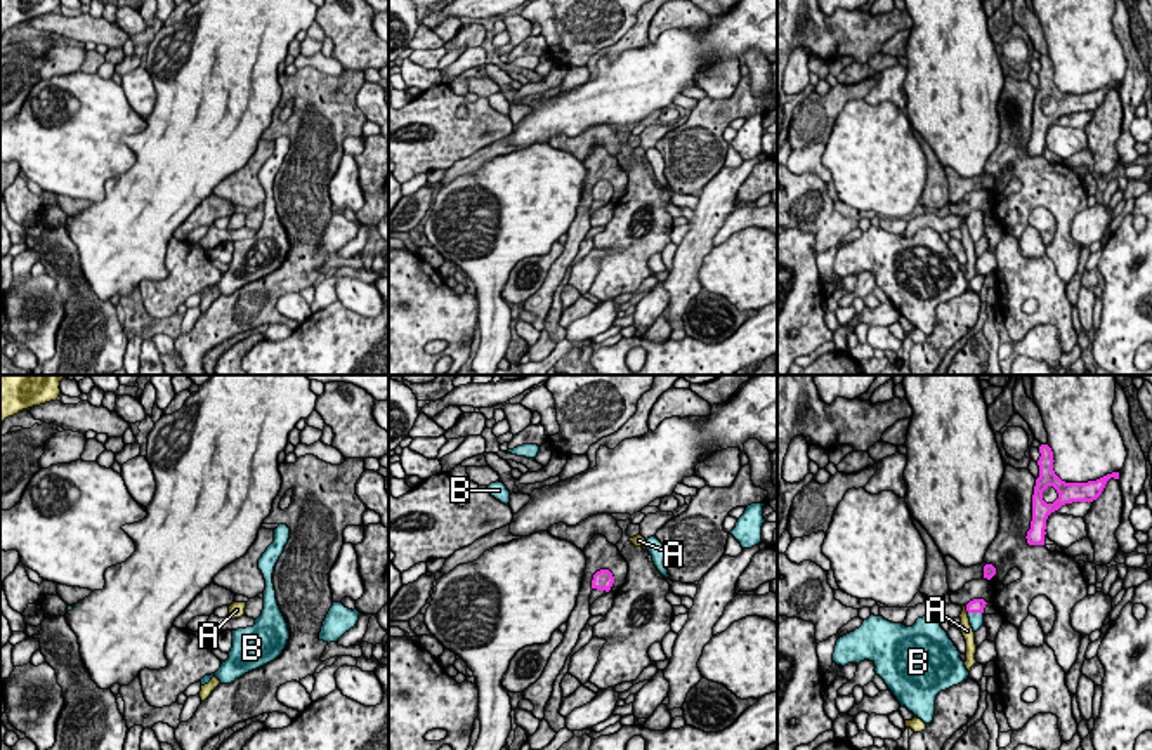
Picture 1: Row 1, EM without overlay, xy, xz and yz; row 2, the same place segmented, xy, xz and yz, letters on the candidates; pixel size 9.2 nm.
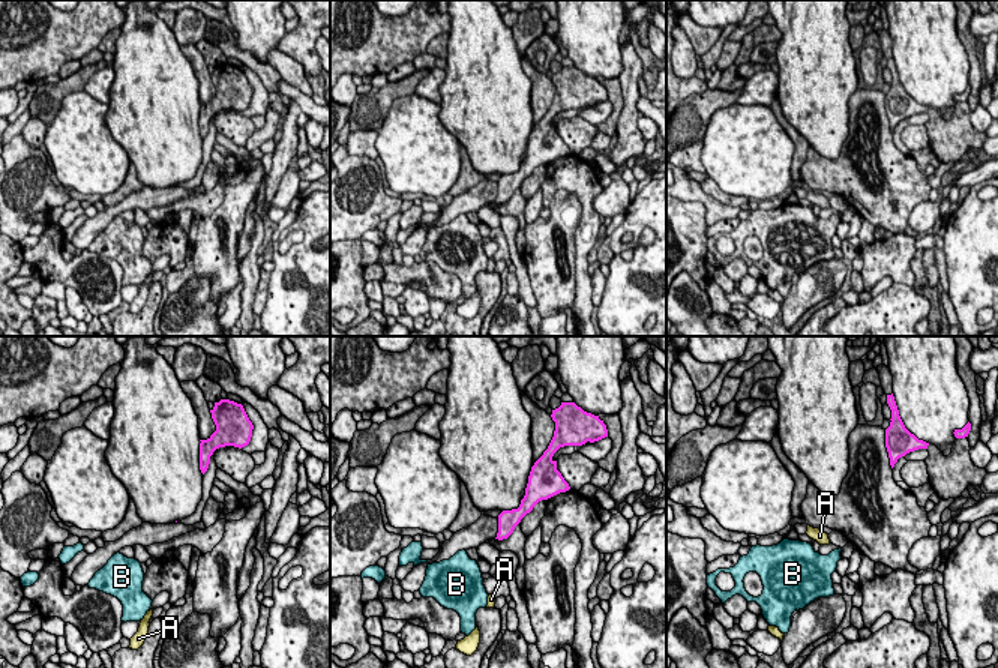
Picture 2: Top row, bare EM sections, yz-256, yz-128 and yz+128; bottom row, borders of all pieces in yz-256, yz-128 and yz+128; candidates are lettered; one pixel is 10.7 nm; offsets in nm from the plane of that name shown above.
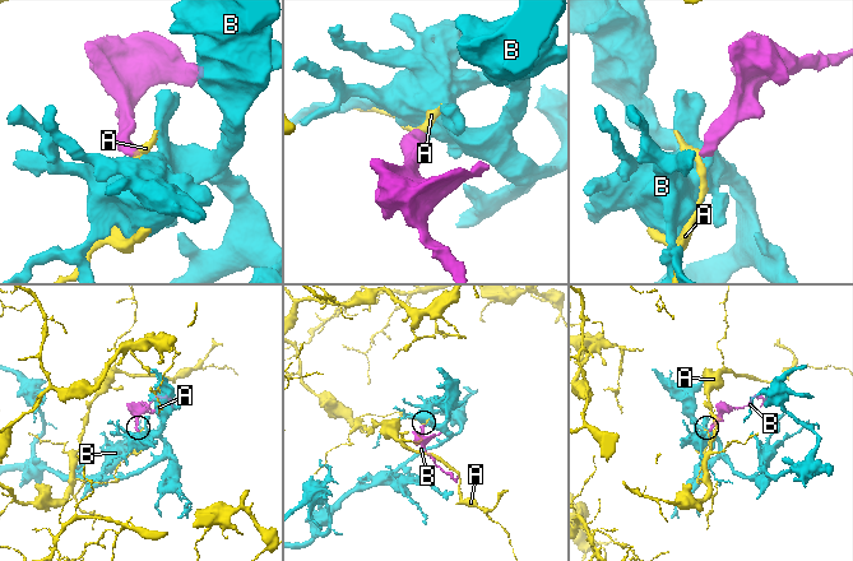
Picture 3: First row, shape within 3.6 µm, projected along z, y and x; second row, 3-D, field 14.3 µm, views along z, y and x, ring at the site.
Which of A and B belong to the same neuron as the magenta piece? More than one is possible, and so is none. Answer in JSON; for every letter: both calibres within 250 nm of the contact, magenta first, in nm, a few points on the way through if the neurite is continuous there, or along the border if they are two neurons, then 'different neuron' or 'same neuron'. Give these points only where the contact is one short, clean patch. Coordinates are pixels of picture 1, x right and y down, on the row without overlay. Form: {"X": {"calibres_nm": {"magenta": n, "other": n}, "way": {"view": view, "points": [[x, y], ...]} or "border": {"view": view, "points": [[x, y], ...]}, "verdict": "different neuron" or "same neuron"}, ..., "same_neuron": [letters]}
{"A": {"calibres_nm": {"magenta": 130, "other": 120}, "border": {"view": "yz", "points": [[965, 217], [968, 223]]}, "verdict": "different neuron"}, "B": {"calibres_nm": {"magenta": 130, "other": 130}, "way": {"view": "yz", "points": [[977, 216], [975, 223], [975, 230]]}, "verdict": "same neuron"}, "same_neuron": ["B"]}

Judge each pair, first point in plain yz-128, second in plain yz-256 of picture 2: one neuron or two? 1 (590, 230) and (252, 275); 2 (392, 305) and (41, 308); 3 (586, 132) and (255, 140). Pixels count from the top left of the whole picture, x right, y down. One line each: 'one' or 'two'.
1: one
2: one
3: two

